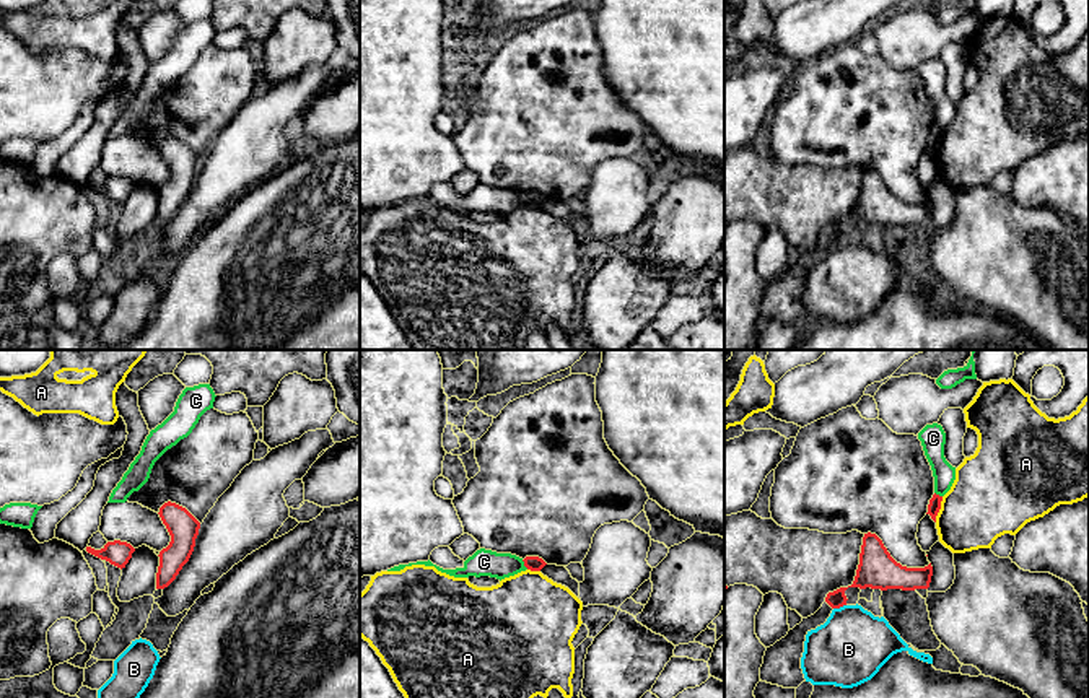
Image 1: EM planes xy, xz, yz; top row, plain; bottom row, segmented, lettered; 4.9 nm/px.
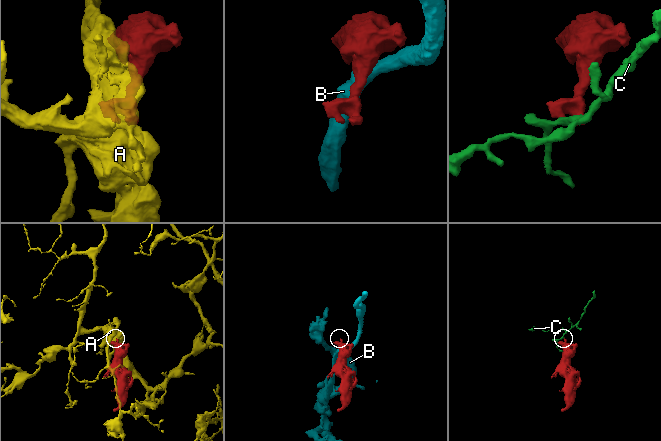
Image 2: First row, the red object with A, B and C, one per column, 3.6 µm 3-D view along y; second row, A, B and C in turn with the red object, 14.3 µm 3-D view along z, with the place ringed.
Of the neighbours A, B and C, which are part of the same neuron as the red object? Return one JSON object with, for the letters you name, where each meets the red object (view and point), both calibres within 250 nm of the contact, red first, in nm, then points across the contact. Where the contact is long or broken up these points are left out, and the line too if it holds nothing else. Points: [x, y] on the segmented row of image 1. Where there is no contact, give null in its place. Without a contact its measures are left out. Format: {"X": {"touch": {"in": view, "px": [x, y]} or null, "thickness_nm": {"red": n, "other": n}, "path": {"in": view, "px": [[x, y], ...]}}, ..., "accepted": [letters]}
{"accepted": []}

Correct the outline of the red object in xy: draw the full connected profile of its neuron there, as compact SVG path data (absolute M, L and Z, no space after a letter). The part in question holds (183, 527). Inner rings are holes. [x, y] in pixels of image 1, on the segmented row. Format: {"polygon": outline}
{"polygon": "M171 501L164 503L158 514L171 535L169 545L158 555L156 589L164 589L189 561L200 522L186 508Z"}

